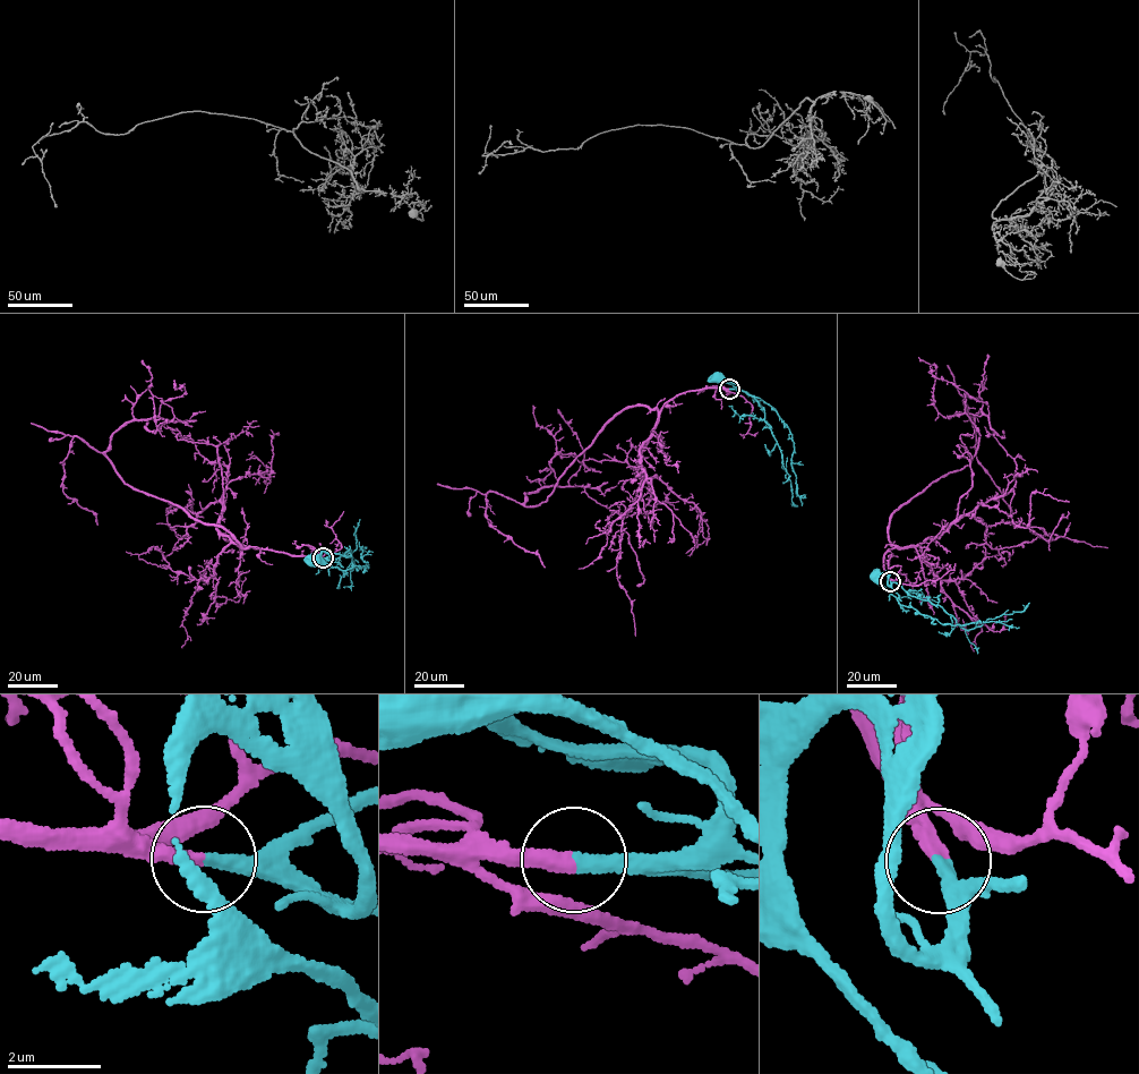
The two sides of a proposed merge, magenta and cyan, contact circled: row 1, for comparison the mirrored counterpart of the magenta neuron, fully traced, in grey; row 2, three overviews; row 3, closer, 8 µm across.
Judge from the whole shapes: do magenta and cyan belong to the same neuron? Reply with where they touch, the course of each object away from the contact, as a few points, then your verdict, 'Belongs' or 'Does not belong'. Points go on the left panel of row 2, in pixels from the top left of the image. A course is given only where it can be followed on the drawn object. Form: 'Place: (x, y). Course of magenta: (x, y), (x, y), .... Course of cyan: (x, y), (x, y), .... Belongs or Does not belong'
Place: (323, 557). Course of magenta: (323, 557), (243, 548), (223, 527), (125, 483), (105, 453), (110, 436), (185, 394), (173, 381). Course of cyan: (323, 557), (331, 561), (323, 551), (314, 561). Belongs

